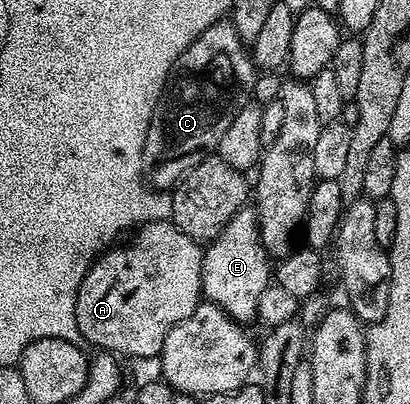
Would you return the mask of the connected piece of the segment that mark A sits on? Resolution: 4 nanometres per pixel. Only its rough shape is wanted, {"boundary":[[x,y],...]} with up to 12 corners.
{"boundary":[[134,229],[77,294],[84,341],[158,357],[201,303],[200,241]]}

